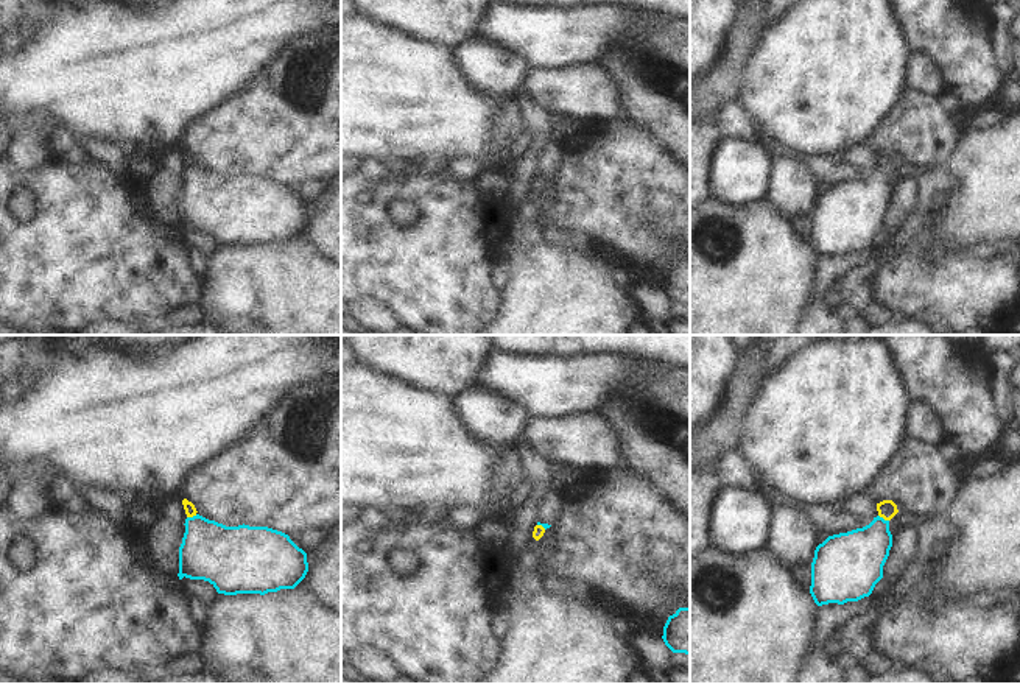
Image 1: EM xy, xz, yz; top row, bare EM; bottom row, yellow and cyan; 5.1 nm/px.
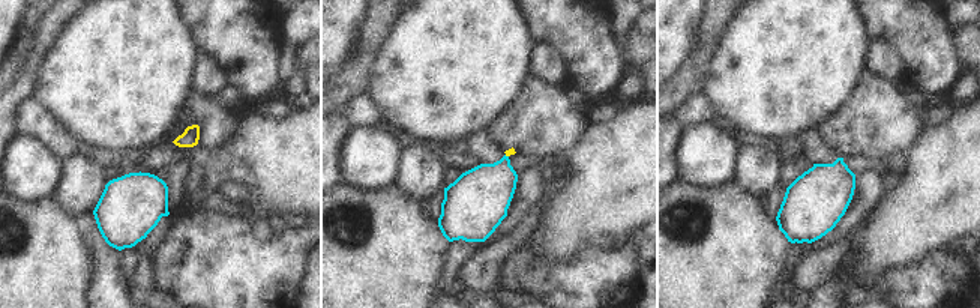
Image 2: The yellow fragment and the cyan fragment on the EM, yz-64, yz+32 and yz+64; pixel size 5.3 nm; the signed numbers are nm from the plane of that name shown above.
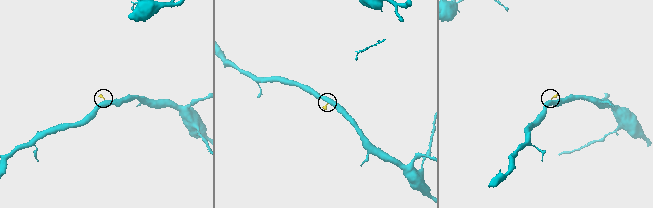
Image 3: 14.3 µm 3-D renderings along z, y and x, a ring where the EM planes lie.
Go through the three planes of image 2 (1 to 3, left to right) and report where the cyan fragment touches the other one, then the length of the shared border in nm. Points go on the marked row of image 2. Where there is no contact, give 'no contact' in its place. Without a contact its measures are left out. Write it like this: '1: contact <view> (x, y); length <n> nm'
1: no contact
2: no contact
3: no contact

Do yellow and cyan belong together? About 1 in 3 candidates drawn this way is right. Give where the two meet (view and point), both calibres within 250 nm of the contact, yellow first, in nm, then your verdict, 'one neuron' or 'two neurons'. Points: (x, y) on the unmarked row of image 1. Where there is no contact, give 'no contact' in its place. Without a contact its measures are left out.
meets yellow in yz at (883, 169); 90 nm thick on the yellow side, 280 nm on the other; one neuron

